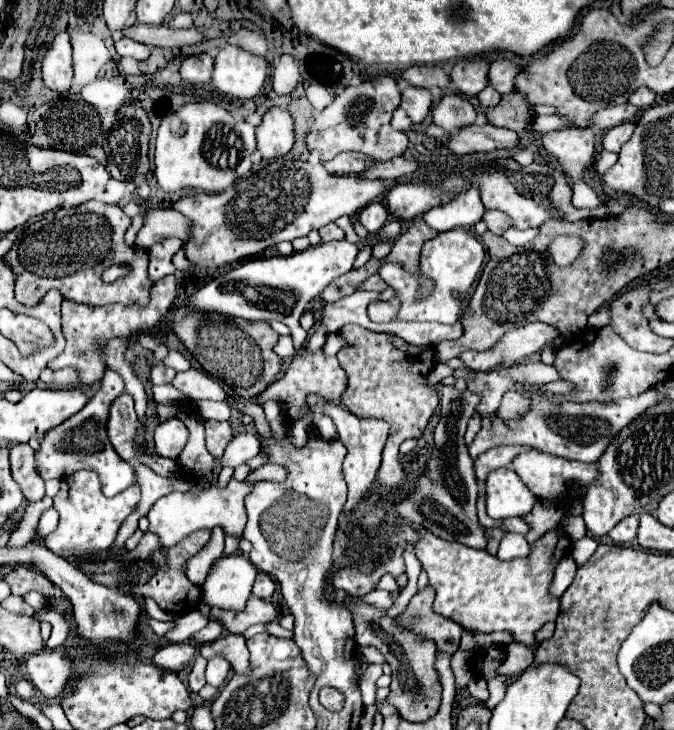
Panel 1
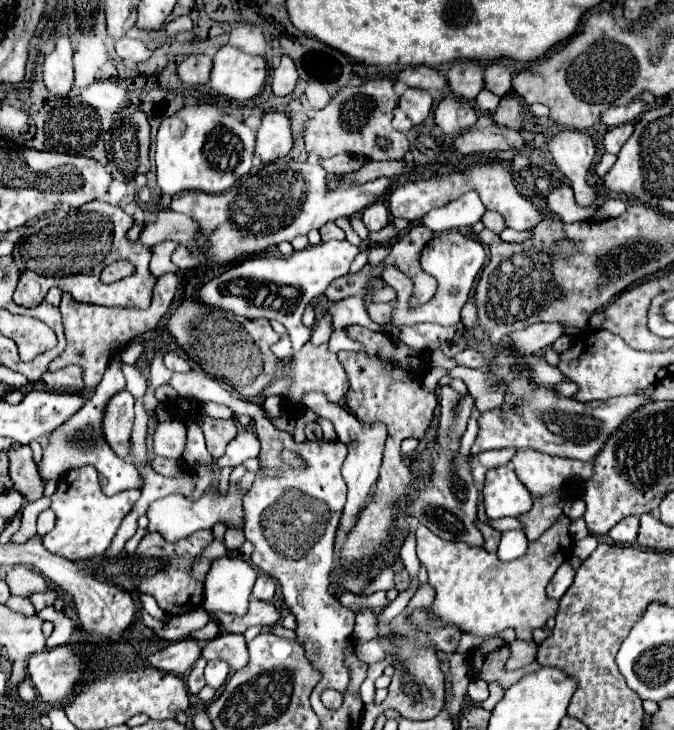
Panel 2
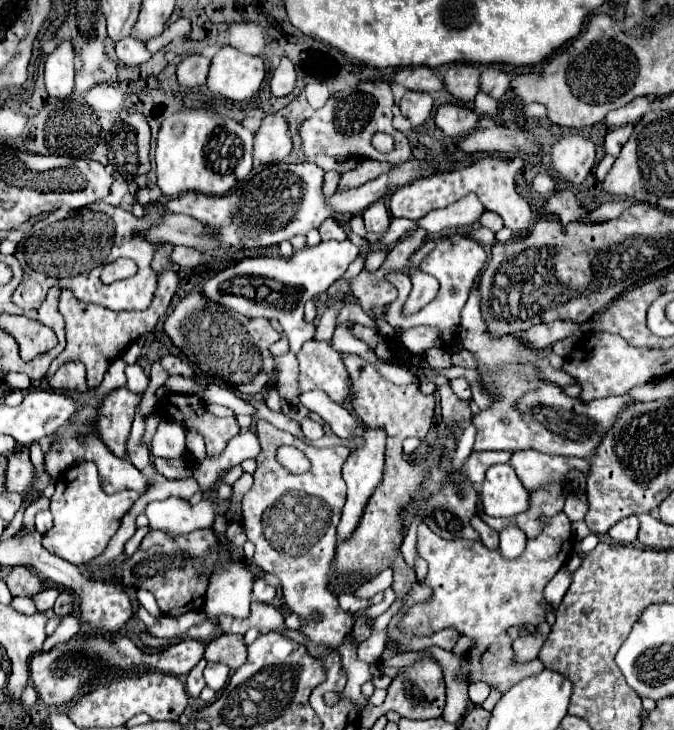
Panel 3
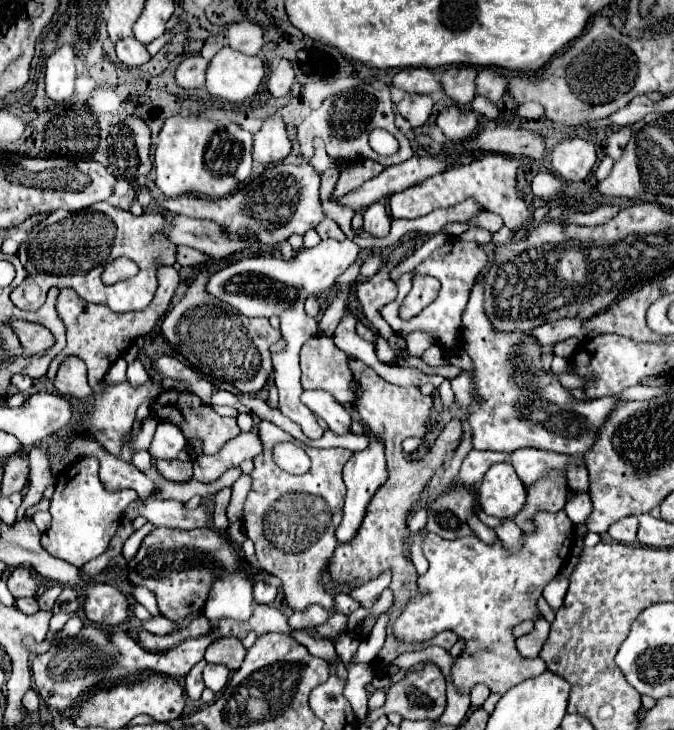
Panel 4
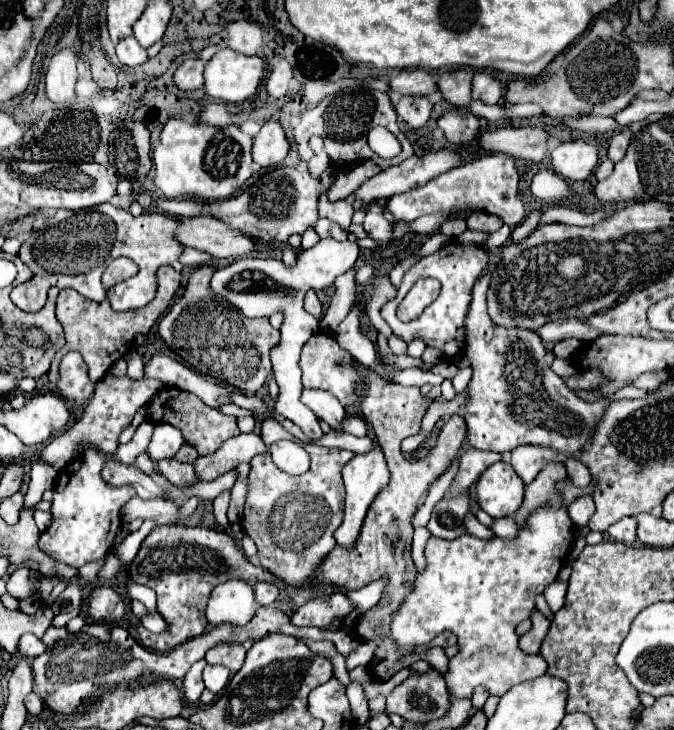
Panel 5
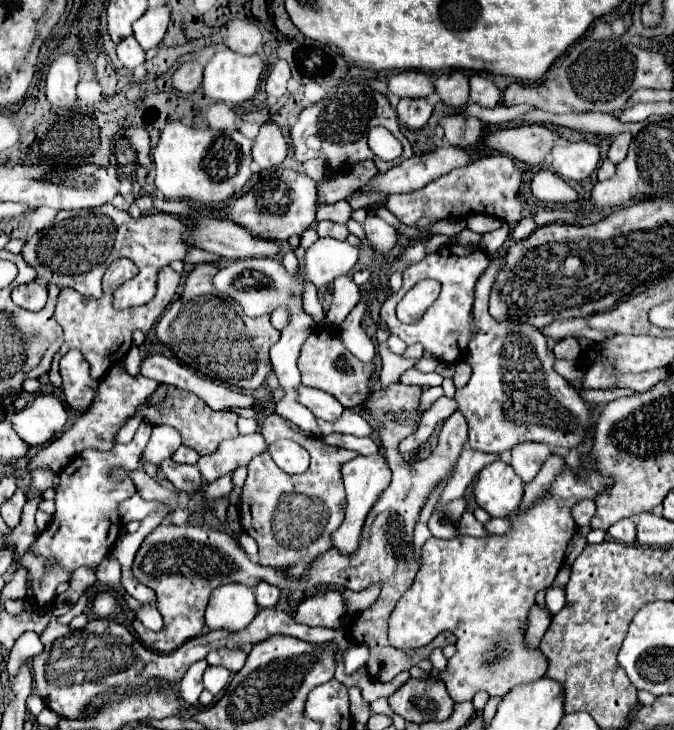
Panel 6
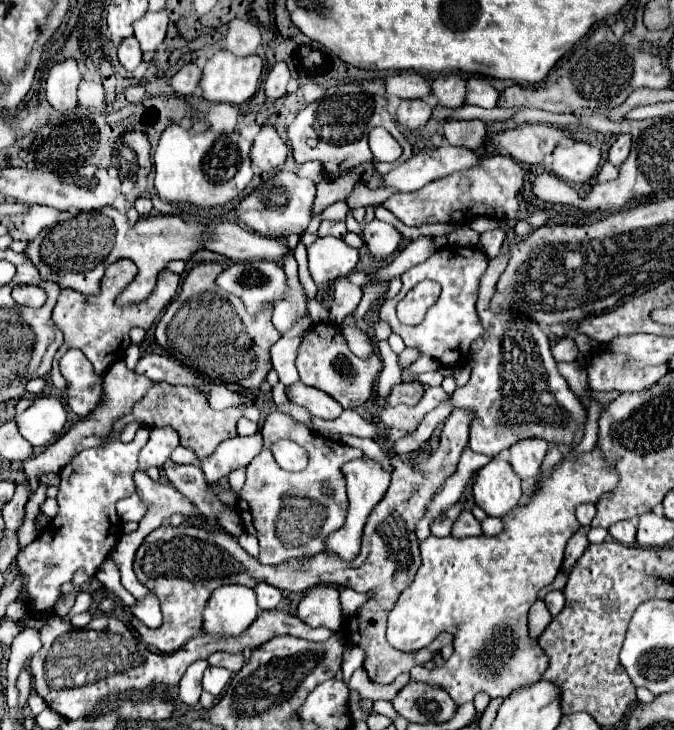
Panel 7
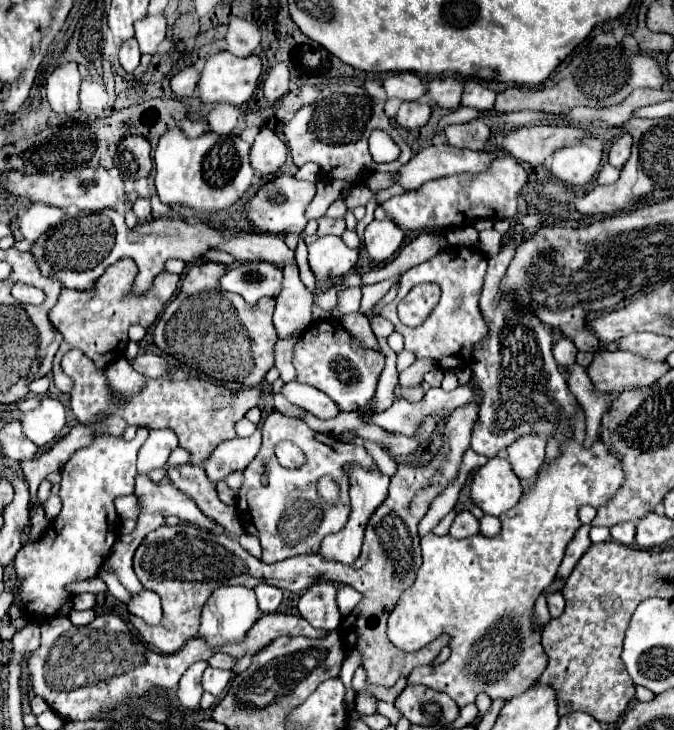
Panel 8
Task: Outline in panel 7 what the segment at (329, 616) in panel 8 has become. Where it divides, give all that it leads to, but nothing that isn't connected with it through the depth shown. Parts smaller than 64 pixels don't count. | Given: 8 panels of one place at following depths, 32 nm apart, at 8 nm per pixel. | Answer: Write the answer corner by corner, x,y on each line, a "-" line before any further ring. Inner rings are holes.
322,584
308,590
298,604
298,618
310,624
312,628
324,626
332,632
340,630
342,610
338,590
334,586
322,586

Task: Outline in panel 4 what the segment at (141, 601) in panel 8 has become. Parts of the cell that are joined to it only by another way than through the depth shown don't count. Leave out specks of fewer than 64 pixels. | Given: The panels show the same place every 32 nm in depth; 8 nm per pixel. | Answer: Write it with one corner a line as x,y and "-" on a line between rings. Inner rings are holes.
152,616
150,620
144,622
144,628
148,632
172,632
176,628
176,624
170,622
170,620
166,620
164,616

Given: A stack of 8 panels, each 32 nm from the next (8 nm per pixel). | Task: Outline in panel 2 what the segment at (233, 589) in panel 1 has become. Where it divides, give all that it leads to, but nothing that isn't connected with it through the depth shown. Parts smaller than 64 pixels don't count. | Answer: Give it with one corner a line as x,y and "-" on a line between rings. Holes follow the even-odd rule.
244,558
216,560
208,572
204,594
204,610
210,618
214,618
216,612
244,616
256,576
256,568

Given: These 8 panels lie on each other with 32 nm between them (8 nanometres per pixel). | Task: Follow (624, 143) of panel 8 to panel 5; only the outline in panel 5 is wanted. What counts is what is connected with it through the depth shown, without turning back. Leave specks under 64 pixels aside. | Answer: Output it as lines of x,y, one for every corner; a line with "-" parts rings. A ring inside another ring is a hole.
622,130
622,132
614,134
614,136
610,138
610,146
608,146
608,158
610,158
612,162
622,160
622,158
624,158
624,154
626,154
628,144
630,144
630,132
628,132
628,130

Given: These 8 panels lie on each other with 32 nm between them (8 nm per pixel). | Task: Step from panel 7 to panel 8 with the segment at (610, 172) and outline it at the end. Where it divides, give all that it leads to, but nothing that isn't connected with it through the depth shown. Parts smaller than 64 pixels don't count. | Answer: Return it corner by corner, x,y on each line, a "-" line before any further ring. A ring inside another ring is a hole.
604,164
602,166
602,170
600,170
600,174
598,174
598,184
612,184
612,182
616,182
618,180
618,176
620,176
620,170
616,170
616,168
612,168
610,164

